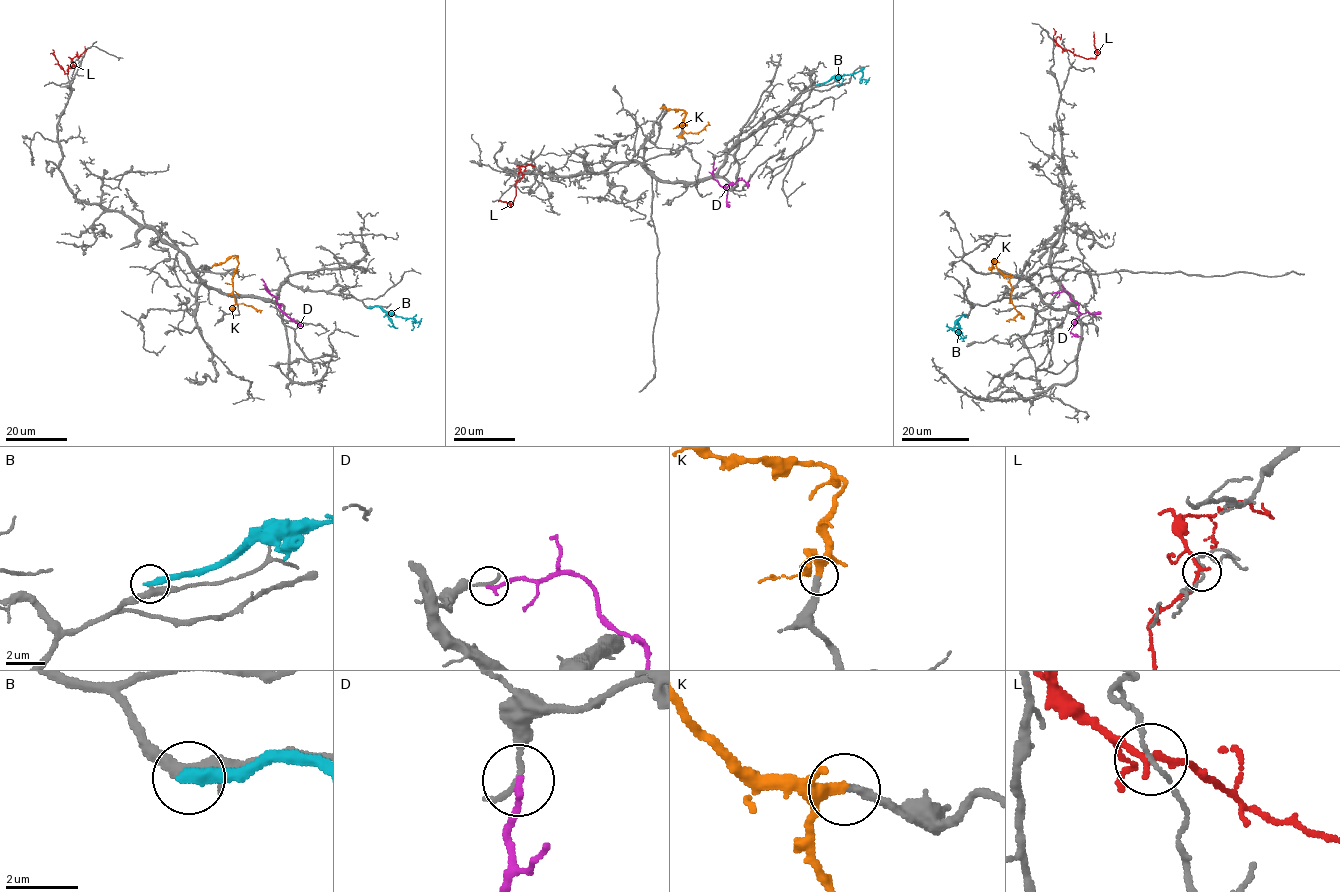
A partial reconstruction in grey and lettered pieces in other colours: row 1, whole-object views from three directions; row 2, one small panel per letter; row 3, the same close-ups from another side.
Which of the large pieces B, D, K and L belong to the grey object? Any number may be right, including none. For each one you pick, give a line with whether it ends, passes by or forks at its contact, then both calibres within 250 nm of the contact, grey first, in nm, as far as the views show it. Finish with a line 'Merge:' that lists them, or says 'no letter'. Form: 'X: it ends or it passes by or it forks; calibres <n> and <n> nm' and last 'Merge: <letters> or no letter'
K: it passes by; calibres 280 and 280 nm
Merge: K

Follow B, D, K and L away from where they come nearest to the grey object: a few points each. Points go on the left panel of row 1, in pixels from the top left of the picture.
B: (367, 307), (378, 306), (396, 316), (413, 318), (419, 323), (417, 327)
D: (266, 287), (281, 310), (299, 325)
K: (234, 271), (234, 301), (251, 305), (260, 312)
L: (75, 66), (66, 74), (52, 50)

